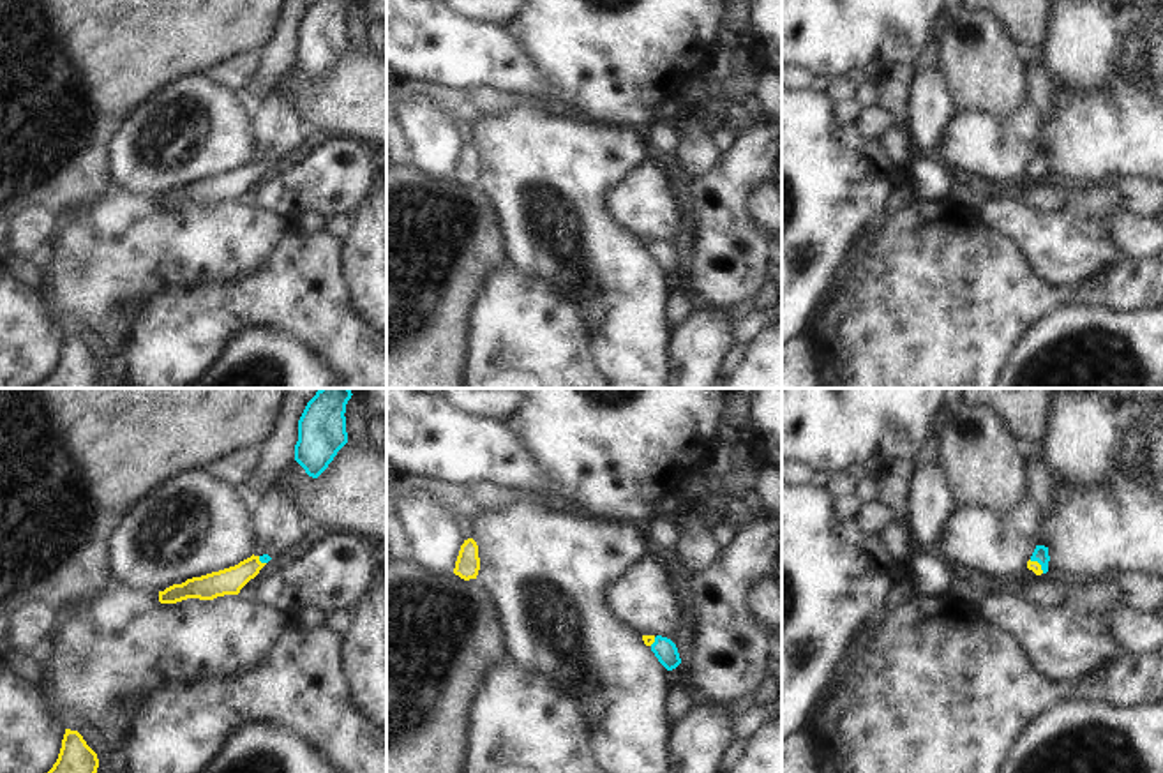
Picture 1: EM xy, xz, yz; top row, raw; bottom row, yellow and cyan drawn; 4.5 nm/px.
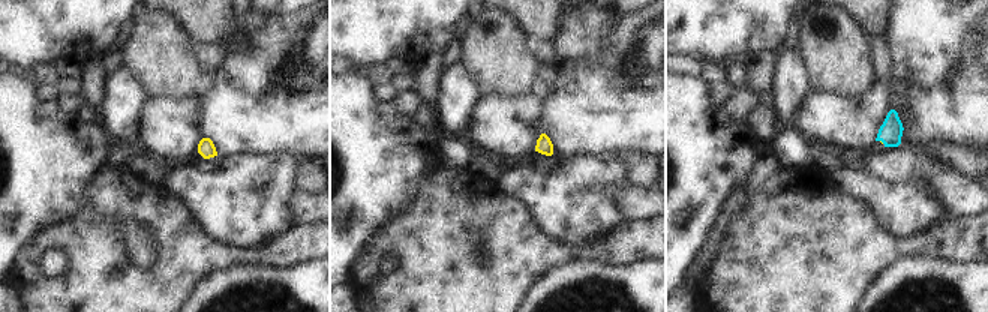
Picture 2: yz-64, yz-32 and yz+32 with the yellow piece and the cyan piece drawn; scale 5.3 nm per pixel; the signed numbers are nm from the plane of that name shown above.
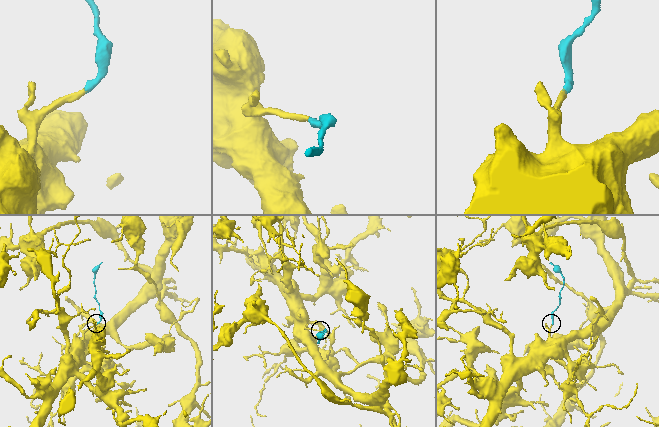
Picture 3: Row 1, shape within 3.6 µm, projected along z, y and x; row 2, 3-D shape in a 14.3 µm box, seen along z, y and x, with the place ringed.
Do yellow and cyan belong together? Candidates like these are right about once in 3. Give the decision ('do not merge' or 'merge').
merge

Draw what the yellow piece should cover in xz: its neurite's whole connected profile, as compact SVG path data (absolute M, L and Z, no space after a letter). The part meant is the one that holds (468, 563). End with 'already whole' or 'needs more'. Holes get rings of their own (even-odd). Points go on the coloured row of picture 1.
M473 538L461 545L454 574L464 581L476 579L480 570L478 545Z | already whole

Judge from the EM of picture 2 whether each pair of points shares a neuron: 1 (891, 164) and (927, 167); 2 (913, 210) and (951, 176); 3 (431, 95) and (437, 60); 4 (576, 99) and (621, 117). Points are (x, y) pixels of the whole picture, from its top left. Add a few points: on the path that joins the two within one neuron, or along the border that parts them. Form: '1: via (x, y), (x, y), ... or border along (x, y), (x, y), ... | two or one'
1: via (900, 164), (918, 164) | one
2: border along (901, 182), (925, 180), (951, 215) | two
3: via (431, 86), (431, 69) | one
4: via (586, 107), (610, 107) | one

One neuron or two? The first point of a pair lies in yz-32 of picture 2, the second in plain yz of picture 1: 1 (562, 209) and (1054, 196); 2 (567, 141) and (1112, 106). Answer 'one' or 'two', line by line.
1: two
2: one

